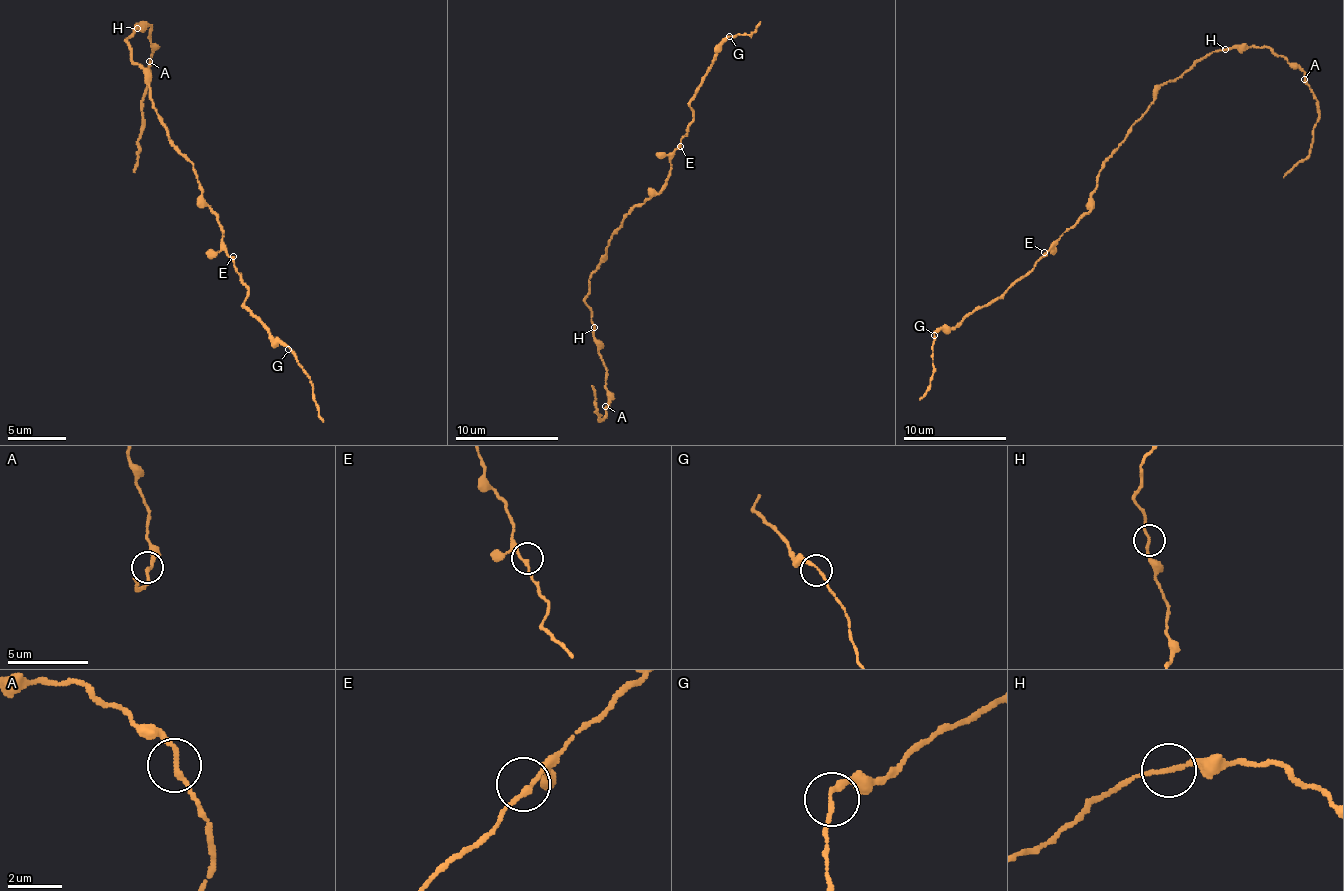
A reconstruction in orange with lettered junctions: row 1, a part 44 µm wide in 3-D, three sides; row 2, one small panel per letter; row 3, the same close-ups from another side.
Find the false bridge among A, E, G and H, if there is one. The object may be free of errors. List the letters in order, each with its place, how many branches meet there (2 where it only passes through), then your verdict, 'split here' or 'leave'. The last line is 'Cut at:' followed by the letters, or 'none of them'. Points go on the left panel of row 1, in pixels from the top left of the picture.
A: at (149, 61); 2 branches meet; leave
E: at (233, 256); 2 branches meet; leave
G: at (288, 349); 2 branches meet; leave
H: at (137, 28); 2 branches meet; leave
Cut at: none of them

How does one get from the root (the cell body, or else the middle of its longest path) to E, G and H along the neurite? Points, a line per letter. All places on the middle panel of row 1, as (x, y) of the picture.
E: (623, 218), (636, 205), (662, 190), (670, 174), (670, 156), (680, 146)
G: (623, 218), (662, 190), (670, 174), (670, 153), (693, 120), (690, 99), (716, 49), (729, 36)
H: (623, 218), (623, 223), (610, 239), (605, 260), (589, 281), (586, 304), (594, 327)

